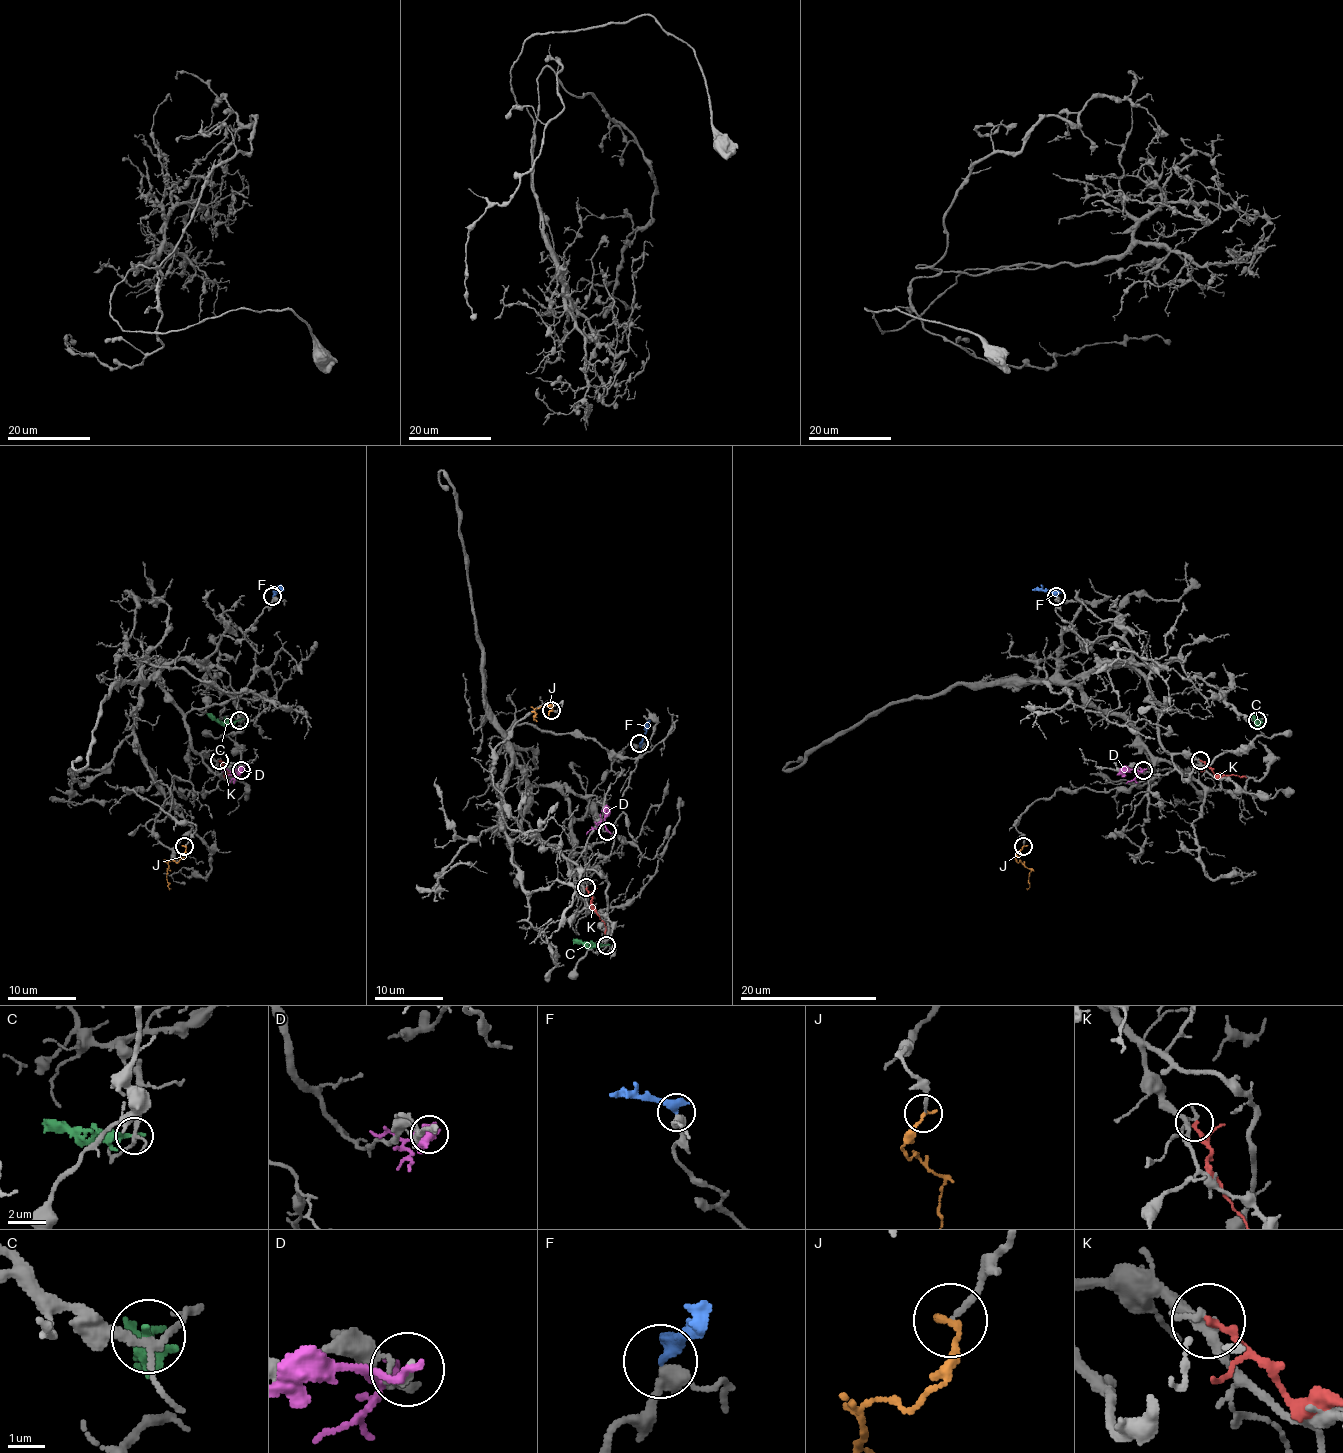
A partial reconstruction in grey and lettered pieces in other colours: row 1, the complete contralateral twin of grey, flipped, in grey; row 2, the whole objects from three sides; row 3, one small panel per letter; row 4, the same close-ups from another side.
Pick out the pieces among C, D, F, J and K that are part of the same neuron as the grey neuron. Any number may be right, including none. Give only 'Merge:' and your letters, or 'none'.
Merge: J

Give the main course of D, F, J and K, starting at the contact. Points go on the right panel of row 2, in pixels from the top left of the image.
D: (1143, 769), (1122, 769), (1117, 774)
F: (1056, 596), (1044, 589), (1032, 589)
J: (1023, 846), (1016, 858), (1030, 870), (1030, 886), (1026, 889)
K: (1199, 761), (1215, 774), (1246, 776)

